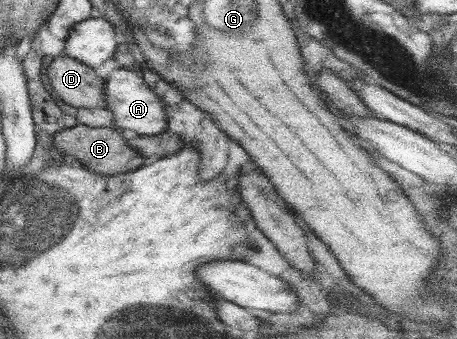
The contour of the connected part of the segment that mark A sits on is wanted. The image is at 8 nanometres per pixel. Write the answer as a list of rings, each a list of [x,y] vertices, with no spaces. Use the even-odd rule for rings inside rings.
[[[127,43],[115,46],[112,60],[118,64],[118,69],[111,70],[104,78],[102,87],[105,109],[112,114],[112,124],[116,131],[132,130],[140,136],[152,136],[161,133],[166,128],[166,117],[162,101],[153,90],[142,80],[140,67],[134,62]]]

